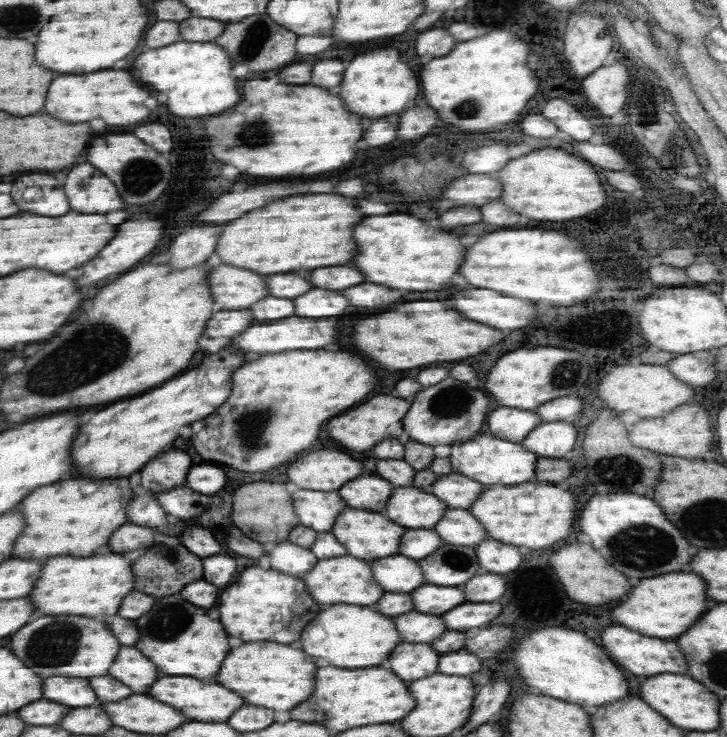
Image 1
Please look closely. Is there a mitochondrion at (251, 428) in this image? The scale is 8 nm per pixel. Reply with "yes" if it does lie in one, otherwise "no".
yes

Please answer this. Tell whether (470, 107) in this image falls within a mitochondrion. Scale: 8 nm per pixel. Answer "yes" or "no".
yes

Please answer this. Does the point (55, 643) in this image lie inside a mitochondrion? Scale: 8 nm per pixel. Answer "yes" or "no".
yes

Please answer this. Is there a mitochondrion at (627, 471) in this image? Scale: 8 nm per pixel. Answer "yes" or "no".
yes

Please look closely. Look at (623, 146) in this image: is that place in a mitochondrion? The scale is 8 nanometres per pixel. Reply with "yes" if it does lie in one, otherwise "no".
no

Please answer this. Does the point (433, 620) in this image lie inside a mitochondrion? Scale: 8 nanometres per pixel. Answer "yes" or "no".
no

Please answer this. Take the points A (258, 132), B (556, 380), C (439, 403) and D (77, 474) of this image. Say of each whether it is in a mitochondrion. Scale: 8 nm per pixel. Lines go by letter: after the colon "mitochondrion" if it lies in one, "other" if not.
A: mitochondrion
B: mitochondrion
C: mitochondrion
D: other

